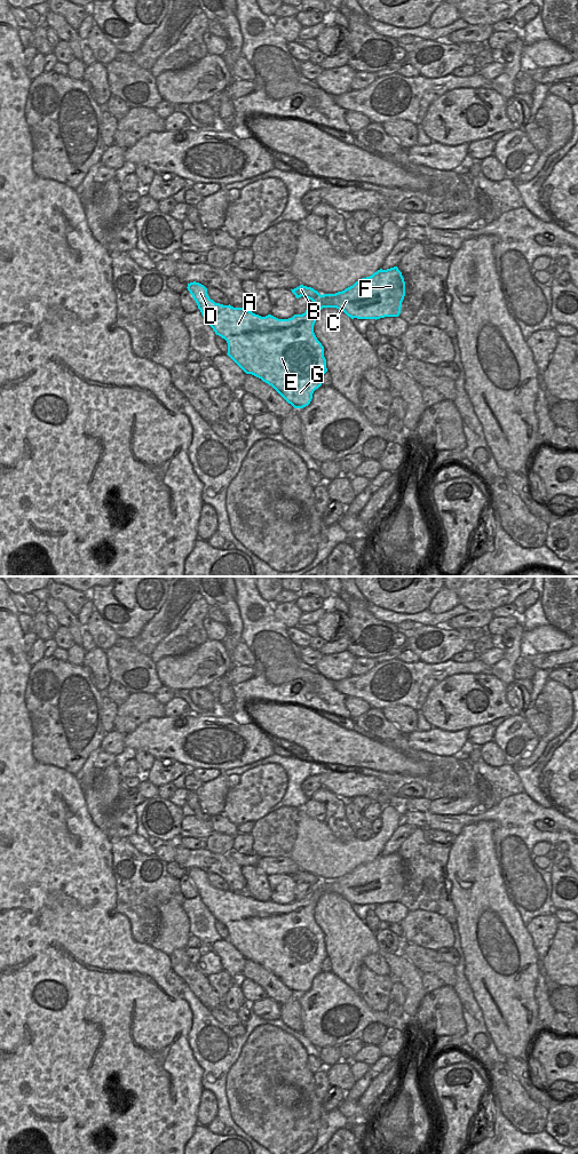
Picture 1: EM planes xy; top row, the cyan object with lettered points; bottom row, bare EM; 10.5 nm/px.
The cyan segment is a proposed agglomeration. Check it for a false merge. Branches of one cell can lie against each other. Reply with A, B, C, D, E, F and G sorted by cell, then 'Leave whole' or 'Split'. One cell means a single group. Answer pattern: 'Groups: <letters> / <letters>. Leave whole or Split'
Groups: A B C D E F G. Leave whole

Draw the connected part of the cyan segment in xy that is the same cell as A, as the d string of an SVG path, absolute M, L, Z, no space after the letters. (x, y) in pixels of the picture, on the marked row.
M397 266L378 270L372 276L362 278L353 286L335 294L320 295L311 287L300 285L291 289L296 299L304 296L314 302L314 304L302 315L294 315L288 319L278 319L271 315L261 317L245 308L233 308L230 304L223 305L215 303L209 299L207 288L199 282L188 284L188 291L196 301L204 319L209 324L216 335L224 339L228 343L228 356L246 373L252 374L263 382L271 385L288 404L294 408L303 408L308 406L312 399L312 393L322 385L323 375L327 372L326 359L324 357L324 347L317 340L314 333L314 325L317 316L323 308L336 308L343 311L351 319L380 319L385 317L398 317L401 313L402 302L405 296L405 281L402 272Z

